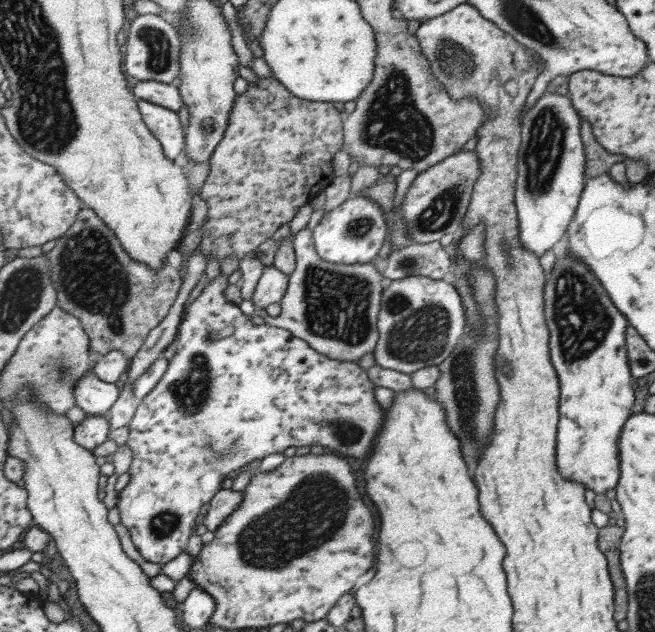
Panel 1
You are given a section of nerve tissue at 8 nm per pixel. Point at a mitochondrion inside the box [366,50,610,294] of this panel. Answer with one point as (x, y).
(547, 133)

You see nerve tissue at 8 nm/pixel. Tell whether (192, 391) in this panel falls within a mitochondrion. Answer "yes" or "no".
yes

